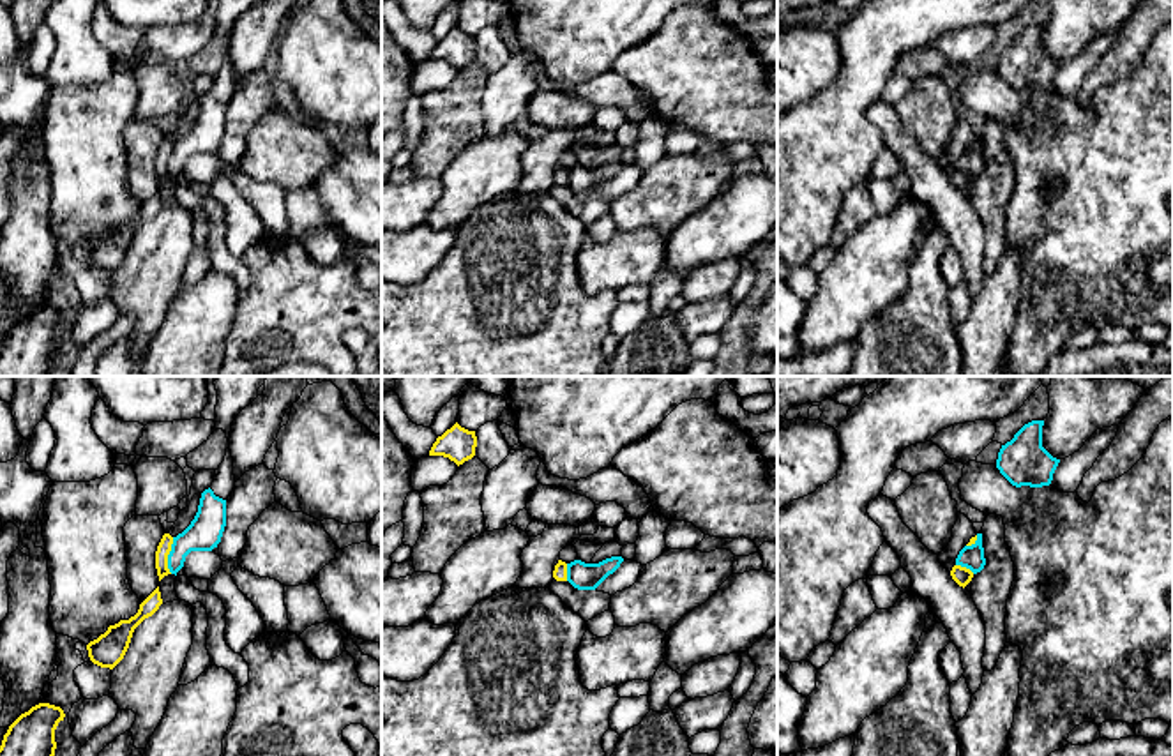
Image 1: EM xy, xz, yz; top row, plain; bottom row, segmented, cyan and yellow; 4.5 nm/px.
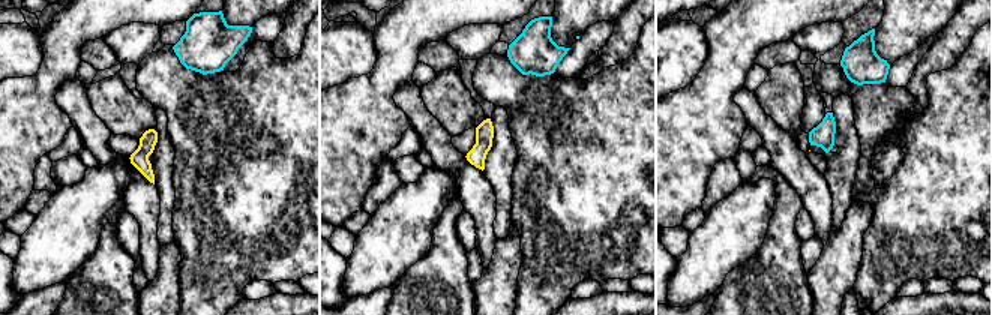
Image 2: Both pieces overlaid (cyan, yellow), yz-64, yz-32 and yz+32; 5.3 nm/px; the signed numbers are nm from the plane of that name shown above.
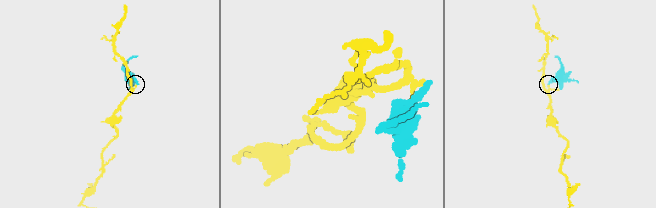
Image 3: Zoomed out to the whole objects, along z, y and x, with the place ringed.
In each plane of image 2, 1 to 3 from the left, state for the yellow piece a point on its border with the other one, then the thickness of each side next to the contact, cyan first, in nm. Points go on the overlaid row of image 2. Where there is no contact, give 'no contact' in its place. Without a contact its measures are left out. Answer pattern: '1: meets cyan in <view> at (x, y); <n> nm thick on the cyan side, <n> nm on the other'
1: no contact
2: no contact
3: no contact

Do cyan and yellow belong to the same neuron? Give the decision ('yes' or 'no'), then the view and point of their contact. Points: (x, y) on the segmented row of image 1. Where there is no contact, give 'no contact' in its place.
no | xy (168, 555)

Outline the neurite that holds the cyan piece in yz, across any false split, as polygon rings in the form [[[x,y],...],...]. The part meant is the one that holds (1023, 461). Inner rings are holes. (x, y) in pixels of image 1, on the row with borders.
[[[1044,420],[1025,424],[998,452],[996,468],[1016,488],[1042,488],[1053,480],[1060,459],[1042,447],[1042,426]]]

